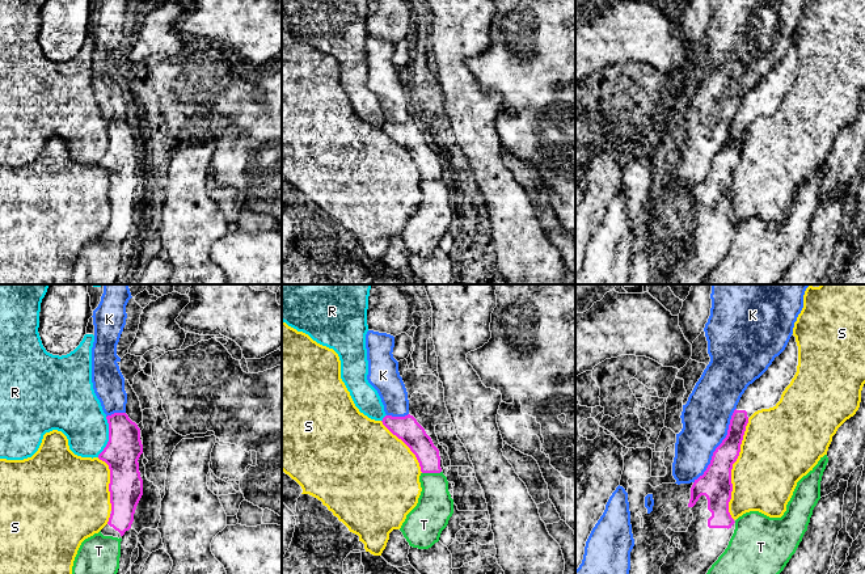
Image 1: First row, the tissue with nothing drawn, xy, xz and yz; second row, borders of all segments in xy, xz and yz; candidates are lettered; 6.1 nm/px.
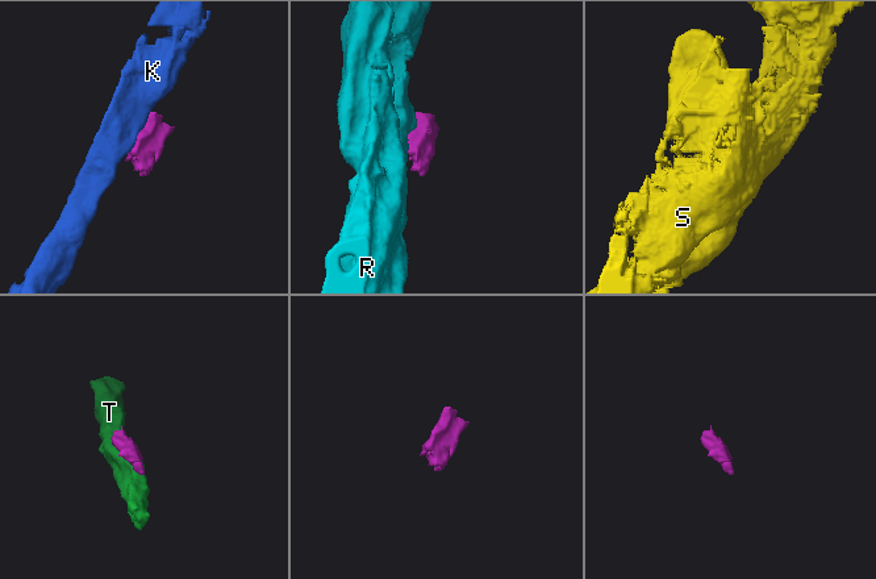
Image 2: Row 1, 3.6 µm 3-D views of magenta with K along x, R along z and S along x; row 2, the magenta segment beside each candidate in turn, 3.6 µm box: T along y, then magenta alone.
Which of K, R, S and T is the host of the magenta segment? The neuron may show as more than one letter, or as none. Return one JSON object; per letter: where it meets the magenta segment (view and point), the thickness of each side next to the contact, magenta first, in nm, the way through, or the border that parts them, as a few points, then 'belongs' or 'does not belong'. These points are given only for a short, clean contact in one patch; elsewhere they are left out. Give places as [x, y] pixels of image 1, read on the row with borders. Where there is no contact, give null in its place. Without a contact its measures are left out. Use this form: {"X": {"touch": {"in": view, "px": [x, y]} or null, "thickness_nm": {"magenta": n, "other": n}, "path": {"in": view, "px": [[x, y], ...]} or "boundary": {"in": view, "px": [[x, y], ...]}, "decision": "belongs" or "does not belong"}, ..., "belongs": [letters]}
{"K": {"touch": {"in": "yz", "px": [718, 446]}, "thickness_nm": {"magenta": 190, "other": 300}, "decision": "does not belong"}, "R": {"touch": {"in": "xy", "px": [109, 437]}, "thickness_nm": {"magenta": 220, "other": 300}, "decision": "does not belong"}, "S": {"touch": {"in": "yz", "px": [731, 468]}, "thickness_nm": {"magenta": 190, "other": 400}, "decision": "does not belong"}, "T": {"touch": {"in": "xz", "px": [431, 472]}, "thickness_nm": {"magenta": 150, "other": 220}, "decision": "does not belong"}, "belongs": []}

